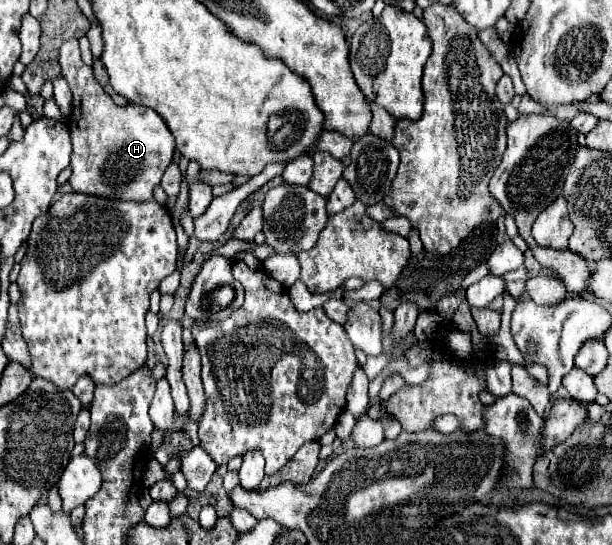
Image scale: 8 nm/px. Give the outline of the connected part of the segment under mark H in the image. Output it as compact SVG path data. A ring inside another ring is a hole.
M76 39L62 43L60 67L74 97L68 121L74 147L70 163L72 177L68 181L72 189L76 193L106 199L152 201L154 189L160 185L160 179L174 155L174 137L162 117L142 105L118 107L96 81L92 67L82 61Z

